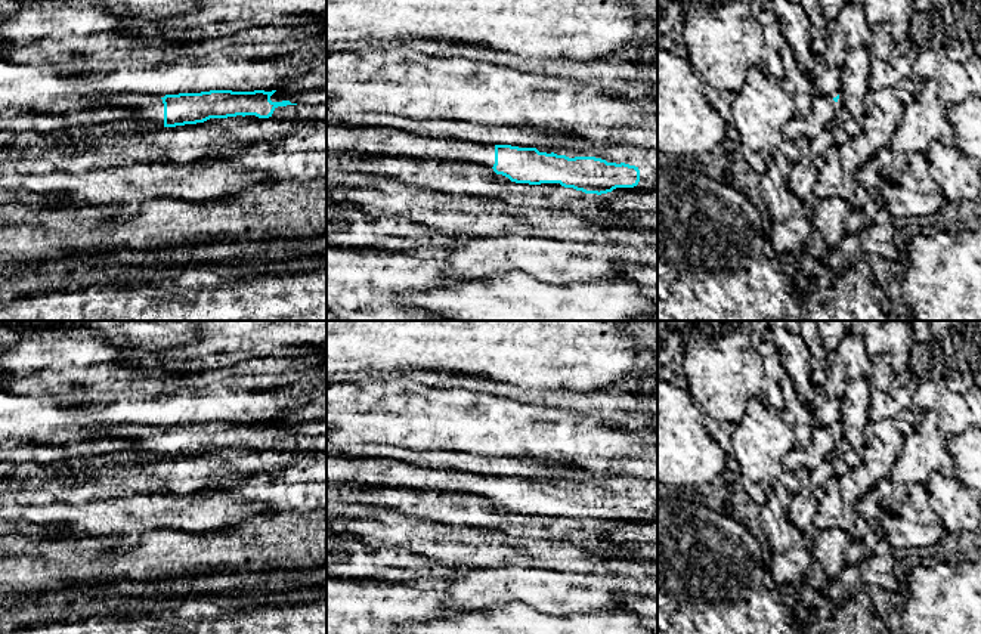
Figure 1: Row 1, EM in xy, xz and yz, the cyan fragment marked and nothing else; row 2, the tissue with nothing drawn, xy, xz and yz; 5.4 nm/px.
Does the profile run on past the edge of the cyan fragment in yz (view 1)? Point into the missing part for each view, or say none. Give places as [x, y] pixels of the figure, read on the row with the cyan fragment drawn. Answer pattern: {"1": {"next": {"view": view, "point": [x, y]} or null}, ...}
{"1": {"next": null}}

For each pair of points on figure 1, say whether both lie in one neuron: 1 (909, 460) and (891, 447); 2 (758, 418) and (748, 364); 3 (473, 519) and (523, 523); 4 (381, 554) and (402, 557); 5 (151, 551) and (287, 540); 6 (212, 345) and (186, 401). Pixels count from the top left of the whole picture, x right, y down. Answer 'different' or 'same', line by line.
1: different
2: different
3: same
4: same
5: same
6: different

